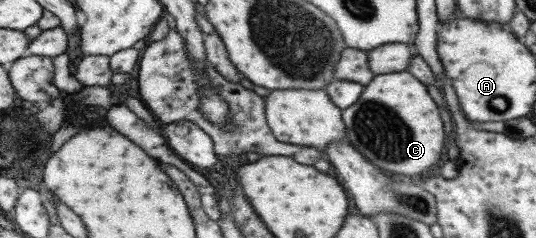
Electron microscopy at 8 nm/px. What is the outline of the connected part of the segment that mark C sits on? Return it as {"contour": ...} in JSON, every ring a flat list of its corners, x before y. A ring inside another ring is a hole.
{"contour":[[410,71,377,75,364,87,360,100,345,110,348,142,379,169,420,174,434,168,446,148,446,128,426,83]]}

